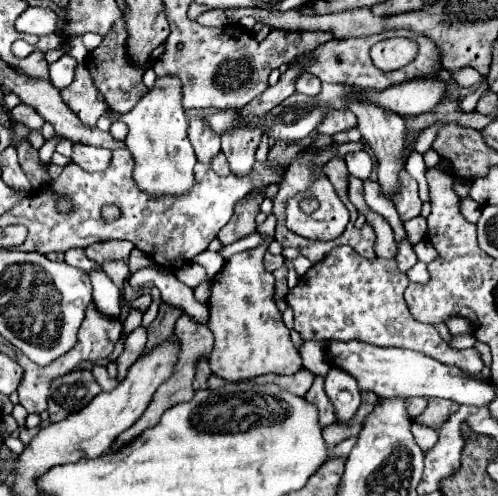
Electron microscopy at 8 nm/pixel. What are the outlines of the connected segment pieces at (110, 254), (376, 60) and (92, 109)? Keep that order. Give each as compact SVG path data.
M106 240L106 242L96 242L84 248L86 256L98 264L102 264L104 260L128 260L130 250L134 248L134 244L128 244L128 240Z
M390 38L376 43L370 49L371 59L376 67L384 72L393 71L394 68L406 66L418 48L408 38Z
M70 84L60 94L62 94L62 100L66 102L66 106L86 126L94 126L96 120L108 110L108 106L104 104L104 98L100 96L100 92L94 86L74 86L74 84Z

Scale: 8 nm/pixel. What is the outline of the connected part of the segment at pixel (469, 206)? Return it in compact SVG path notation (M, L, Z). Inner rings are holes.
M462 198L460 200L460 210L464 212L464 216L470 220L470 222L478 222L478 216L482 212L482 208L472 200L472 198Z

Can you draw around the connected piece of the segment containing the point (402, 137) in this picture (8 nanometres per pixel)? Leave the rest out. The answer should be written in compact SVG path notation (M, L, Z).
M350 102L348 106L356 114L356 118L358 118L358 130L362 134L366 146L376 156L380 190L382 190L382 194L388 200L392 200L398 194L398 190L400 190L400 172L404 170L404 164L406 164L406 154L404 154L406 146L408 146L408 140L406 140L406 134L408 134L406 120L402 116L396 116L394 112L386 112L386 110L378 108L378 106L372 106L372 104Z

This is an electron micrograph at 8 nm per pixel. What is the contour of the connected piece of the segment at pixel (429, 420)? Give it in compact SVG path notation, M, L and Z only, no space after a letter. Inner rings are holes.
M428 398L428 406L426 410L414 418L416 424L422 426L430 426L430 428L438 428L454 410L458 408L456 402L452 400L444 400L444 398Z

